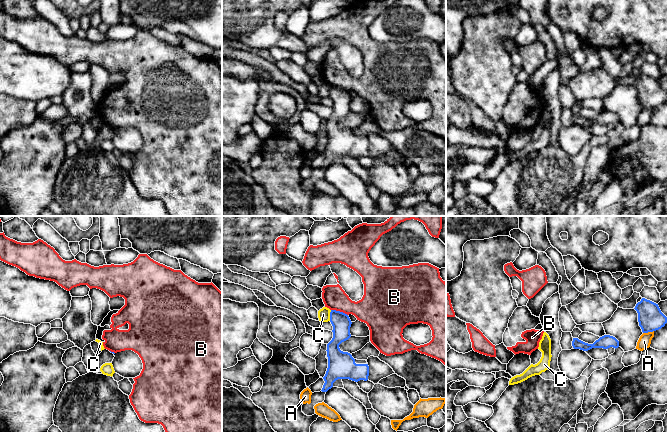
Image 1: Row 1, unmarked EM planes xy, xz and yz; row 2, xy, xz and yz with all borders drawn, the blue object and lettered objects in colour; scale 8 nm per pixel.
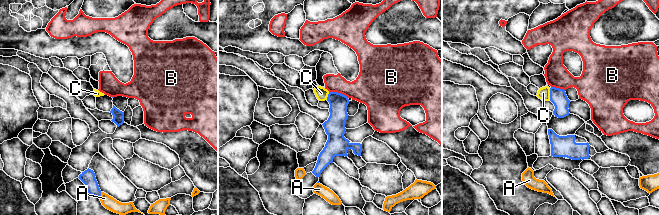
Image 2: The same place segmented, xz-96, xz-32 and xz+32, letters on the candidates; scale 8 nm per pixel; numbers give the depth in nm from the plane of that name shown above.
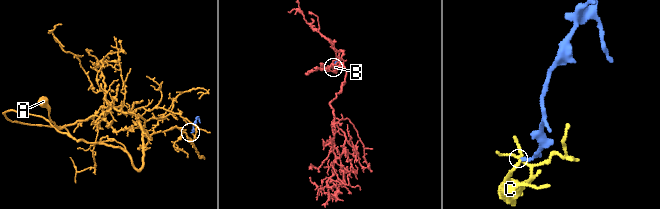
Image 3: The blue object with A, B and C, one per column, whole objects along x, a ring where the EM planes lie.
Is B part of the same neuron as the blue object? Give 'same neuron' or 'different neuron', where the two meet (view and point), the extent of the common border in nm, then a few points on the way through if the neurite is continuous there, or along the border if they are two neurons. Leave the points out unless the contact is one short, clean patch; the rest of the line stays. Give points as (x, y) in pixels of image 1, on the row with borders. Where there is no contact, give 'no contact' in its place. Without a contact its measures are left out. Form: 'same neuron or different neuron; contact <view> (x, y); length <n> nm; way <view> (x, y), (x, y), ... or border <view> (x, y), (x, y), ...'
different neuron; contact xz (339, 311); length 140 nm; border xz (331, 309), (342, 311), (347, 315)

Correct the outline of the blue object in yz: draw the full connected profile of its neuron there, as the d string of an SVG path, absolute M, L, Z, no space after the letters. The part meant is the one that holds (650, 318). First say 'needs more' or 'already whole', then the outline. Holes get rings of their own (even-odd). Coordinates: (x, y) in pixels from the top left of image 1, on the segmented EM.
already whole; M642 298L634 308L638 313L639 326L643 333L661 329L667 323L667 317L661 312L658 304Z

